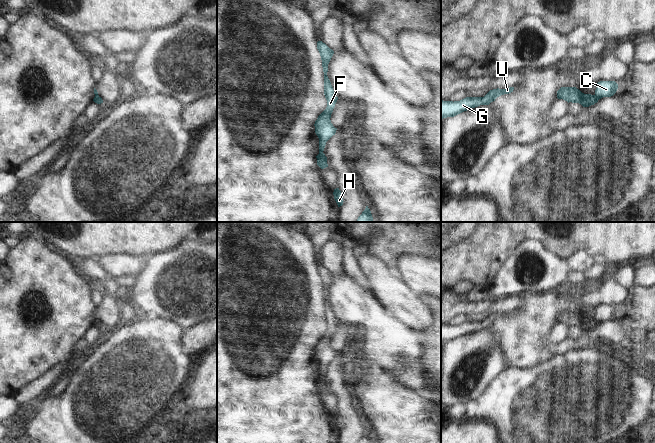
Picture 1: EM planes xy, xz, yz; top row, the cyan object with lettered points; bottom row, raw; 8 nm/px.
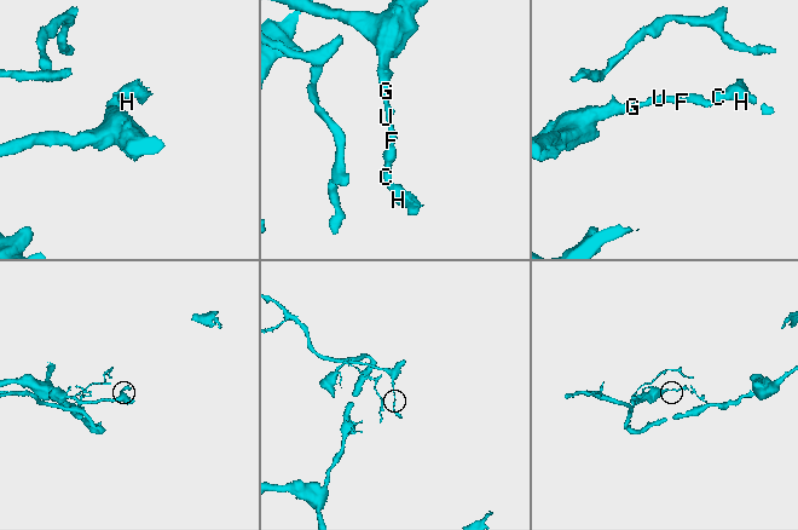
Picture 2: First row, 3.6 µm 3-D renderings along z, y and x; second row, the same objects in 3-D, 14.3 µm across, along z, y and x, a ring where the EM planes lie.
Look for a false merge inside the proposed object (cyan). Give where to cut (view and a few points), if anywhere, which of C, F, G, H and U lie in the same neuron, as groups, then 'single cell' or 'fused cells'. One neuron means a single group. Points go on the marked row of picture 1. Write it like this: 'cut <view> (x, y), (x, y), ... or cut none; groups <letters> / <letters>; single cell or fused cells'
cut yz (594, 95), (598, 99); groups C H / F G U; fused cells

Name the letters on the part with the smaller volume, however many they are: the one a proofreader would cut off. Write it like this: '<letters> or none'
C, H

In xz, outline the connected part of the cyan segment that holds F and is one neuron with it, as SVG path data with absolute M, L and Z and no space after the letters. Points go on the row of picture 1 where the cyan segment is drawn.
M322 41L317 42L317 49L320 53L322 60L322 67L324 72L324 95L327 100L326 109L318 116L315 121L315 133L319 138L319 153L323 153L326 142L336 133L337 128L331 123L331 114L338 100L331 82L327 76L328 64L334 54L334 51L330 49Z

